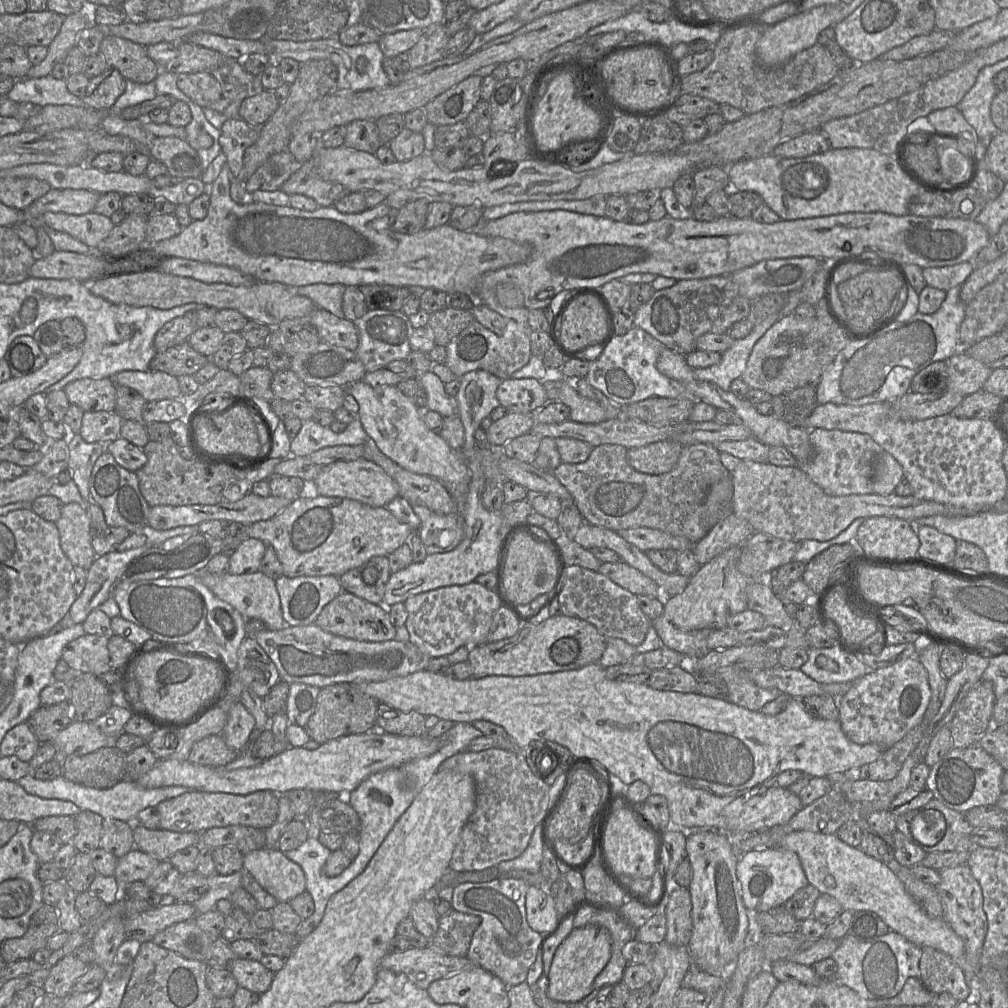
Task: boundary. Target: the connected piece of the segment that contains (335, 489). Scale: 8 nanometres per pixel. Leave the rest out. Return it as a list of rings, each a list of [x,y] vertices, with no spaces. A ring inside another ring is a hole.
[[[360,458],[351,461],[336,461],[322,467],[313,481],[318,495],[356,500],[372,507],[385,507],[399,496],[397,484],[374,462]]]

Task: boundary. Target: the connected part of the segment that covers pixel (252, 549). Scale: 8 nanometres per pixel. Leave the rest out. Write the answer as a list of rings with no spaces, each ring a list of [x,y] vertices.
[[[256,538],[245,539],[229,560],[229,573],[250,574],[260,570],[267,544]]]

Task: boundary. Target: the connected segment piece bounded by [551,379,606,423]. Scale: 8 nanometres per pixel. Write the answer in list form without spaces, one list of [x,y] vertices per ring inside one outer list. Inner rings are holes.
[[[569,379],[563,380],[563,382],[558,387],[557,400],[551,400],[551,401],[559,401],[559,402],[562,402],[565,405],[567,405],[570,409],[569,419],[572,421],[580,422],[580,423],[600,423],[600,422],[606,420],[606,414],[605,414],[604,409],[597,402],[580,395],[578,393],[578,391],[575,389],[572,381],[569,381]]]

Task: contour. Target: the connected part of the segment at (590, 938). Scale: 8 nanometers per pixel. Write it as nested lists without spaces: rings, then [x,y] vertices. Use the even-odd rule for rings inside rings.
[[[593,925],[573,929],[554,954],[548,974],[548,996],[560,1002],[582,1001],[593,991],[593,982],[610,957],[611,941],[605,929]]]

